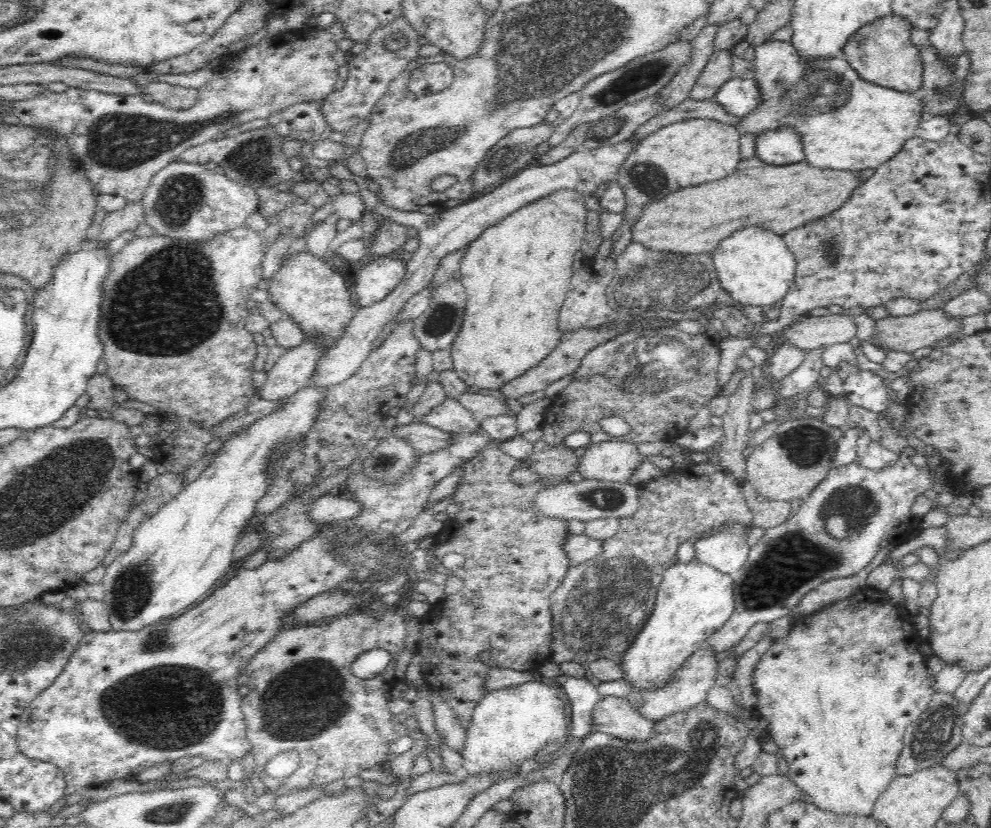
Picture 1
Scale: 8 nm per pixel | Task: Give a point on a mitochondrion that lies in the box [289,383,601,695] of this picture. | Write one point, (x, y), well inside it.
(384, 462)

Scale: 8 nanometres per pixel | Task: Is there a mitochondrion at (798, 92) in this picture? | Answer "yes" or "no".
yes

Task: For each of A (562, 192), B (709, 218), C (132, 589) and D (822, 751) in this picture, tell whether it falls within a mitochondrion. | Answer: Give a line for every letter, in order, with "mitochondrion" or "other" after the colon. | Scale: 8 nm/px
A: other
B: other
C: mitochondrion
D: other

